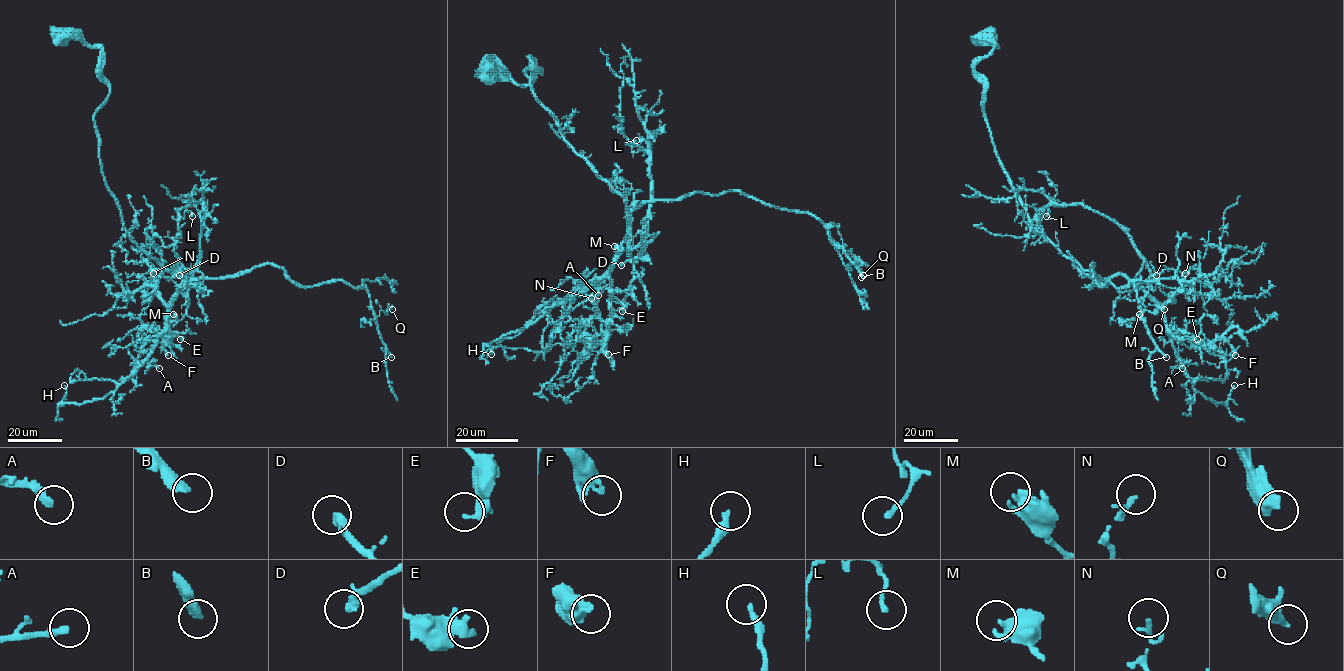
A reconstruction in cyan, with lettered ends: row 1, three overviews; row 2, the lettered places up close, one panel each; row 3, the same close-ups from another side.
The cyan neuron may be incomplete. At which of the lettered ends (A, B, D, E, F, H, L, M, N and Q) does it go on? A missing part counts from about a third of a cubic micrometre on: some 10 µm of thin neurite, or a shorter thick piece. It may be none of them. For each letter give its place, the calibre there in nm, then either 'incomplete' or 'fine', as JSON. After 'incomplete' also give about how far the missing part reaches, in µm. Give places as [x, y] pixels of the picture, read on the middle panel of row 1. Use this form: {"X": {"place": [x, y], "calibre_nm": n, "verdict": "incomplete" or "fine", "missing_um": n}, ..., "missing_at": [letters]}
{"A": {"place": [598, 295], "calibre_nm": 280, "verdict": "incomplete", "missing_um": 15}, "B": {"place": [861, 277], "calibre_nm": 340, "verdict": "fine"}, "D": {"place": [621, 265], "calibre_nm": 300, "verdict": "fine"}, "E": {"place": [622, 311], "calibre_nm": 220, "verdict": "fine"}, "F": {"place": [608, 354], "calibre_nm": 420, "verdict": "fine"}, "H": {"place": [491, 354], "calibre_nm": 280, "verdict": "fine"}, "L": {"place": [636, 140], "calibre_nm": 170, "verdict": "fine"}, "M": {"place": [614, 246], "calibre_nm": 320, "verdict": "fine"}, "N": {"place": [591, 298], "calibre_nm": 110, "verdict": "fine"}, "Q": {"place": [863, 275], "calibre_nm": 380, "verdict": "fine"}, "missing_at": ["A"]}

